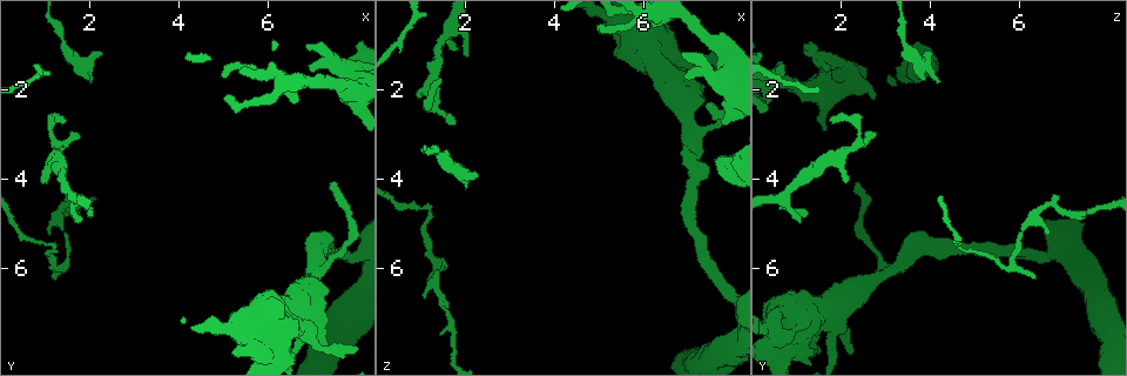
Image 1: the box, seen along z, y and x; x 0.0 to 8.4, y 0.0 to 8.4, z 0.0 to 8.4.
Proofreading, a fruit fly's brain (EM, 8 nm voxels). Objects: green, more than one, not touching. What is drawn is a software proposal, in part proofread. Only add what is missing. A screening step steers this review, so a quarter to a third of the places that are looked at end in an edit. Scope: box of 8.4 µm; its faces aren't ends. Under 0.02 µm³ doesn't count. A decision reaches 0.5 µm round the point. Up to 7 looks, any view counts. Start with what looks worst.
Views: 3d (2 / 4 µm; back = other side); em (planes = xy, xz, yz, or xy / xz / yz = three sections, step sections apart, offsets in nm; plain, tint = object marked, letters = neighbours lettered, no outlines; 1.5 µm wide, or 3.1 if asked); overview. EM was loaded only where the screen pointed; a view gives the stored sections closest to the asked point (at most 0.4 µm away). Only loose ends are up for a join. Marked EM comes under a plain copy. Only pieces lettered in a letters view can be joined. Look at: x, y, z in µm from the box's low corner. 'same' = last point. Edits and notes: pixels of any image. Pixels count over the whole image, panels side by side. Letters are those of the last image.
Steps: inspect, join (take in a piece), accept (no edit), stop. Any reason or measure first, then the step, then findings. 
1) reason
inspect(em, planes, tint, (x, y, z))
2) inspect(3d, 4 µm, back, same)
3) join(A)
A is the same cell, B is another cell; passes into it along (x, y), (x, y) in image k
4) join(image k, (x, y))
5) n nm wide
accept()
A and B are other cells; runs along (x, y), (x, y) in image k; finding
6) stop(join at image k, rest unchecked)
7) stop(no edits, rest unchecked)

an open end
inspect(em, yz, step 8, tint, (6.95, 1.50, 1.80))

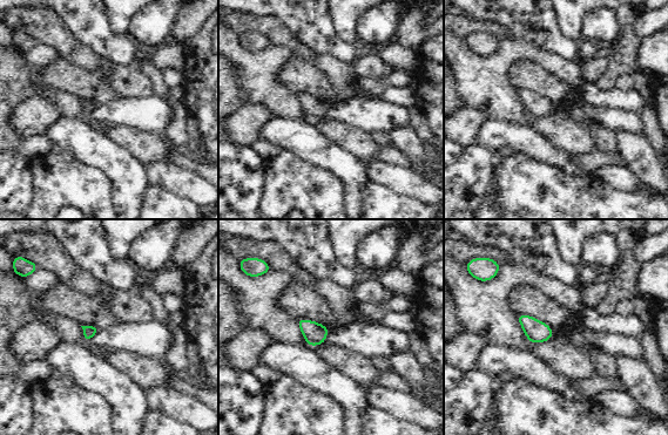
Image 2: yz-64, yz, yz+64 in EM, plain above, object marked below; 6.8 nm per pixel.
cut it another way
inspect(em, planes, letters, same)

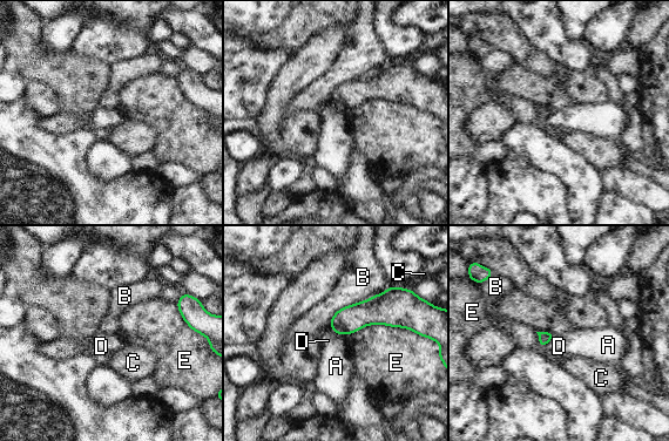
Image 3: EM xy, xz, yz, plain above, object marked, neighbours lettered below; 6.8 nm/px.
accept()
A, B, C, D and E are other cells; border along (554, 336), (544, 346), (539, 347) in image 3; none of them fits

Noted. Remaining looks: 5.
tapers out
inspect(em, planes, letters, (7.40, 4.05, 2.35))

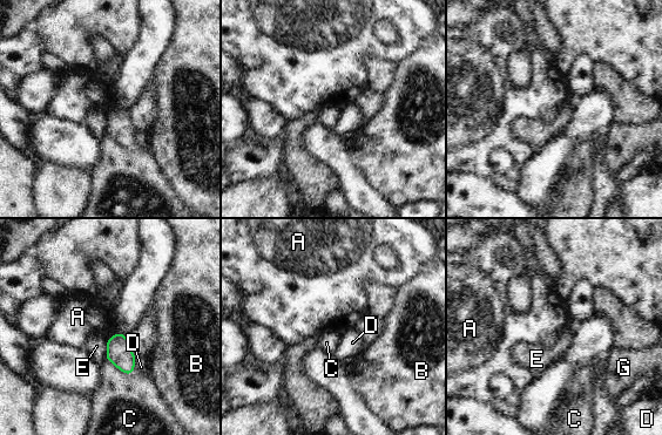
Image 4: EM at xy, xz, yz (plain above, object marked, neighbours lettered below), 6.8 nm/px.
accept()
A, B, C, D, E and G are other cells; border along (120, 332), (106, 339) in image 4; none of them fits

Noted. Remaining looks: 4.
branch stops here
inspect(3d, 4 µm, (1.70, 3.05, 2.80))

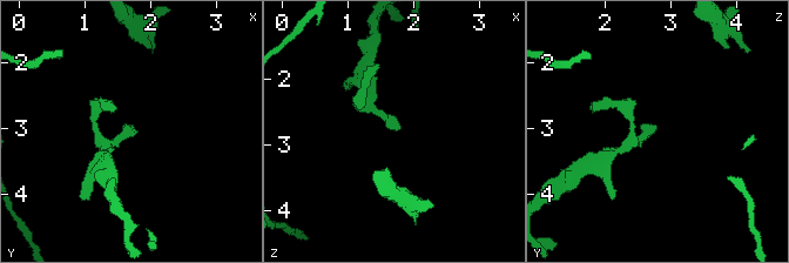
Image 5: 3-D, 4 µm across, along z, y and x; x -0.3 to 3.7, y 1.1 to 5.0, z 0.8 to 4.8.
inspect(em, yz, step 8, letters, (1.75, 3.00, 2.80))

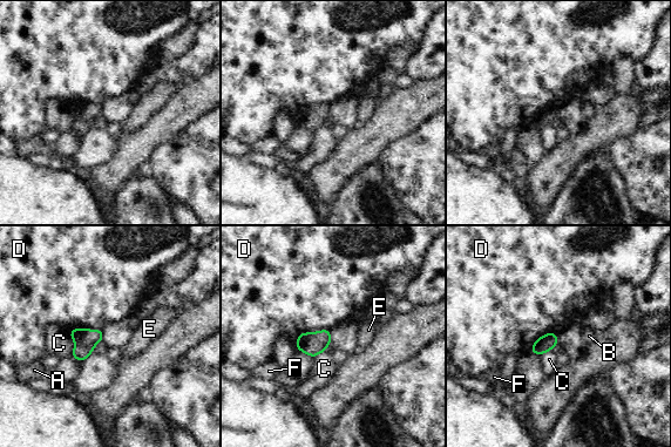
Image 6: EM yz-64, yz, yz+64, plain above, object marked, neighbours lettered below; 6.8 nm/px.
accept()
A, B, C, D, E and F are other cells; border along (330, 329), (302, 332), (295, 343) in image 6; none of them fits

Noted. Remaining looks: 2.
stop(no edits, rest unchecked)

